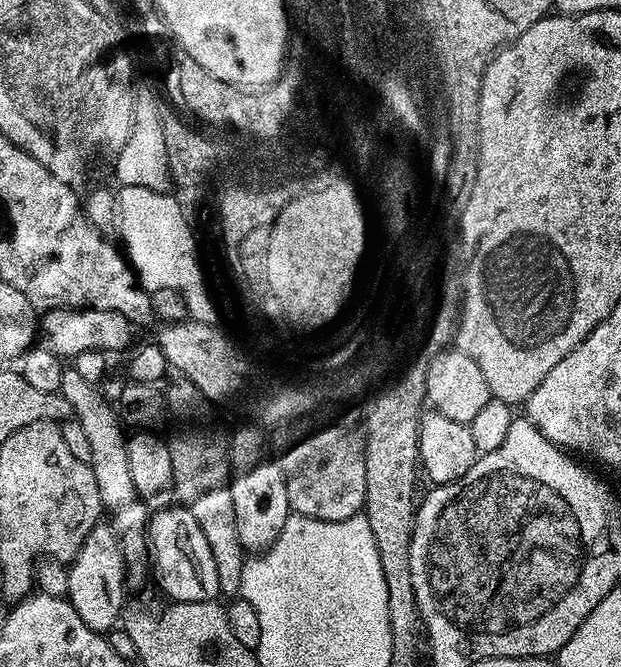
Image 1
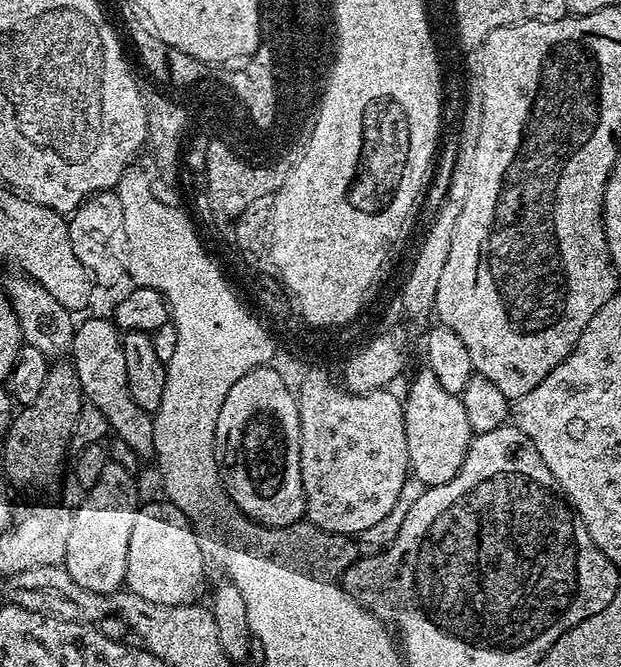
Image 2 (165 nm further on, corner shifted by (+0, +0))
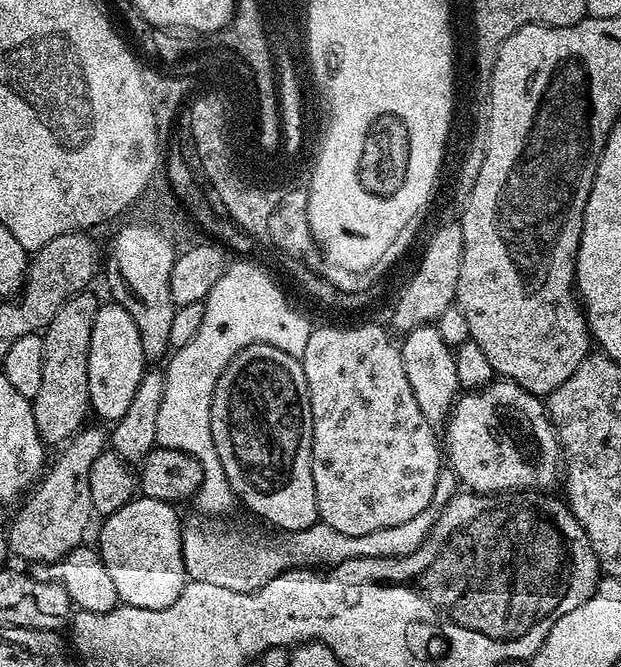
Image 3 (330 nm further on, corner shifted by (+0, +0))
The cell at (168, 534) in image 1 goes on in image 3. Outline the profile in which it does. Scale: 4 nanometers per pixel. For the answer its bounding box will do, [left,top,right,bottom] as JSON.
[98,495,186,610]

